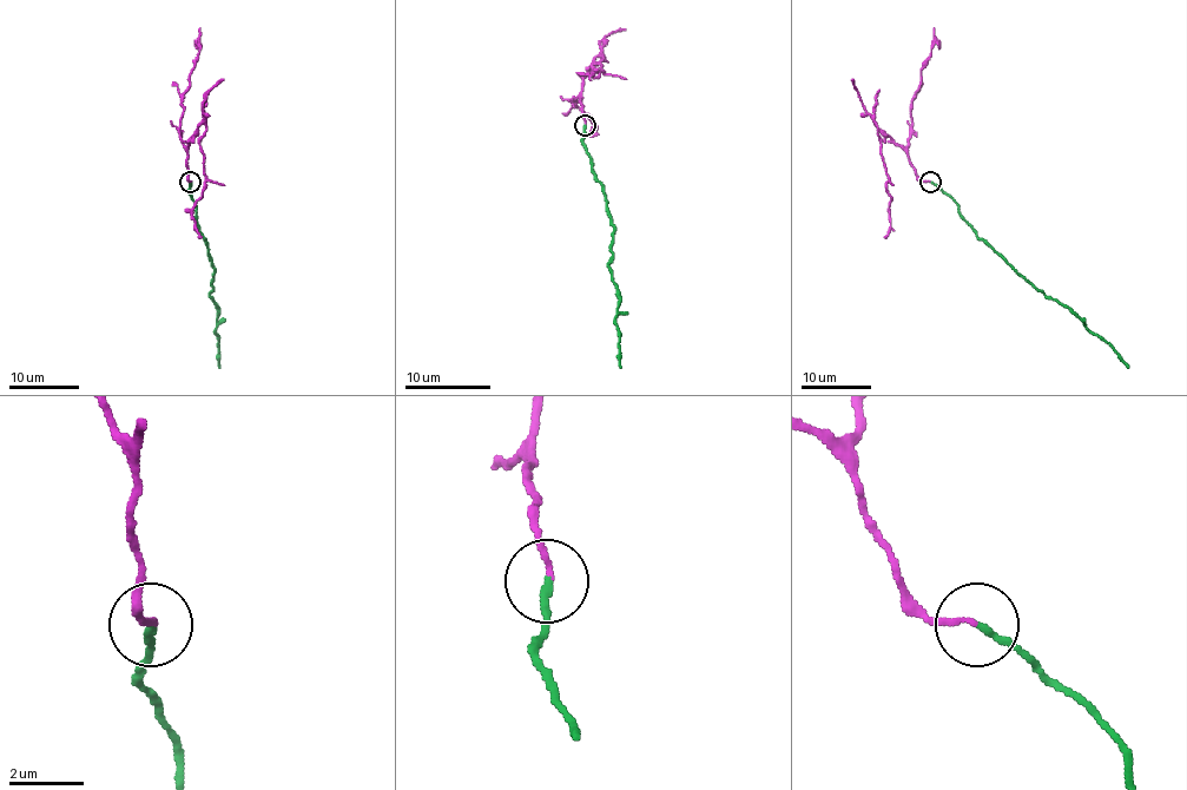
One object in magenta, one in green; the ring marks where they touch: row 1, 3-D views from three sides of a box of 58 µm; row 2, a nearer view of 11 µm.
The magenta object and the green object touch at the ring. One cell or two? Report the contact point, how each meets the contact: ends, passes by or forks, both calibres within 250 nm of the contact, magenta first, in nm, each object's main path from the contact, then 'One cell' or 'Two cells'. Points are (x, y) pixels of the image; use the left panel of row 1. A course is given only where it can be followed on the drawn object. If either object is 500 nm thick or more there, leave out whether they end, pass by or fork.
Place: (190, 182). At the ring magenta ends. At the ring green ends. Thickness 150 nm (magenta) against 200 nm. Course of magenta: (190, 182), (188, 139), (204, 124), (200, 151), (205, 188), (191, 211), (200, 238). Course of green: (190, 182), (188, 193), (195, 204), (200, 235), (213, 270), (211, 296), (217, 310), (213, 330), (219, 367). Two cells

